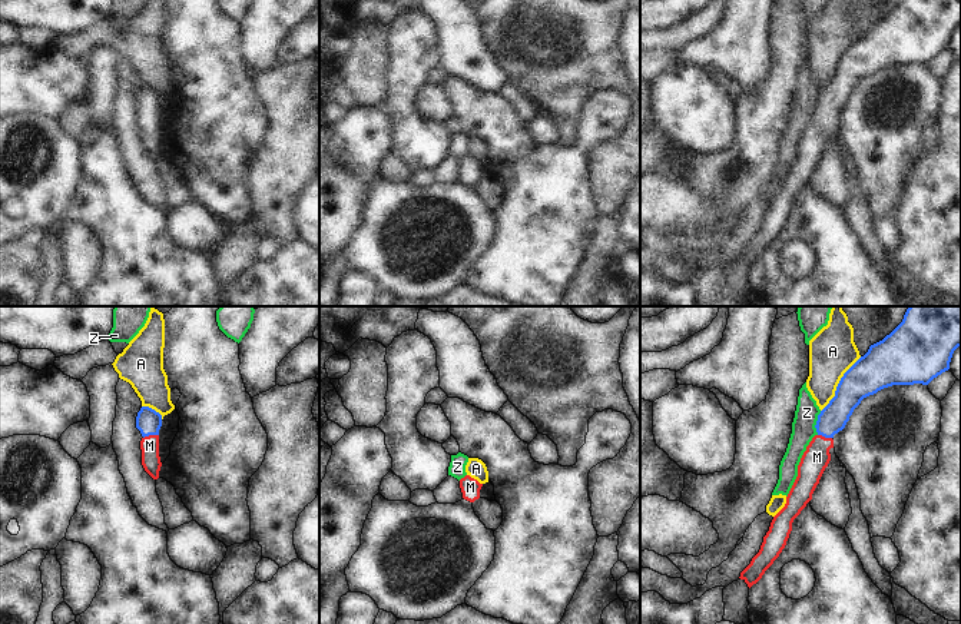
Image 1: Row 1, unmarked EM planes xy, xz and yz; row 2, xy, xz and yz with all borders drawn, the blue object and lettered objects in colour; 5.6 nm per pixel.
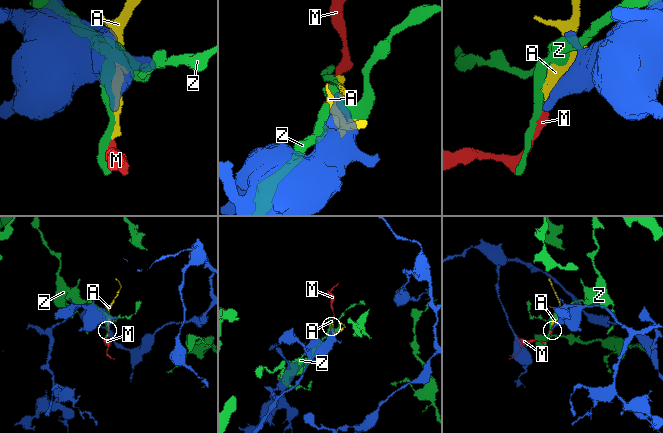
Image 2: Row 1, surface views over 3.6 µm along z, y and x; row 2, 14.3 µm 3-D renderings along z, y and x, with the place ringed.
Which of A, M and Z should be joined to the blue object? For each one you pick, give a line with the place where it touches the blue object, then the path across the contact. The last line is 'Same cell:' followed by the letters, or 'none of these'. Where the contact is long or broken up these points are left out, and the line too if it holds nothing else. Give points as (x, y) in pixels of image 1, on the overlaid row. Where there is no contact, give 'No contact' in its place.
M: Touches blue at xy (151, 434). Path across: xy (148, 421), (151, 434), (149, 445)
Same cell: M

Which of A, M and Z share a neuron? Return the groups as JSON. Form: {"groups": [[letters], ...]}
{"groups": [["A"], ["M"], ["Z"]]}

